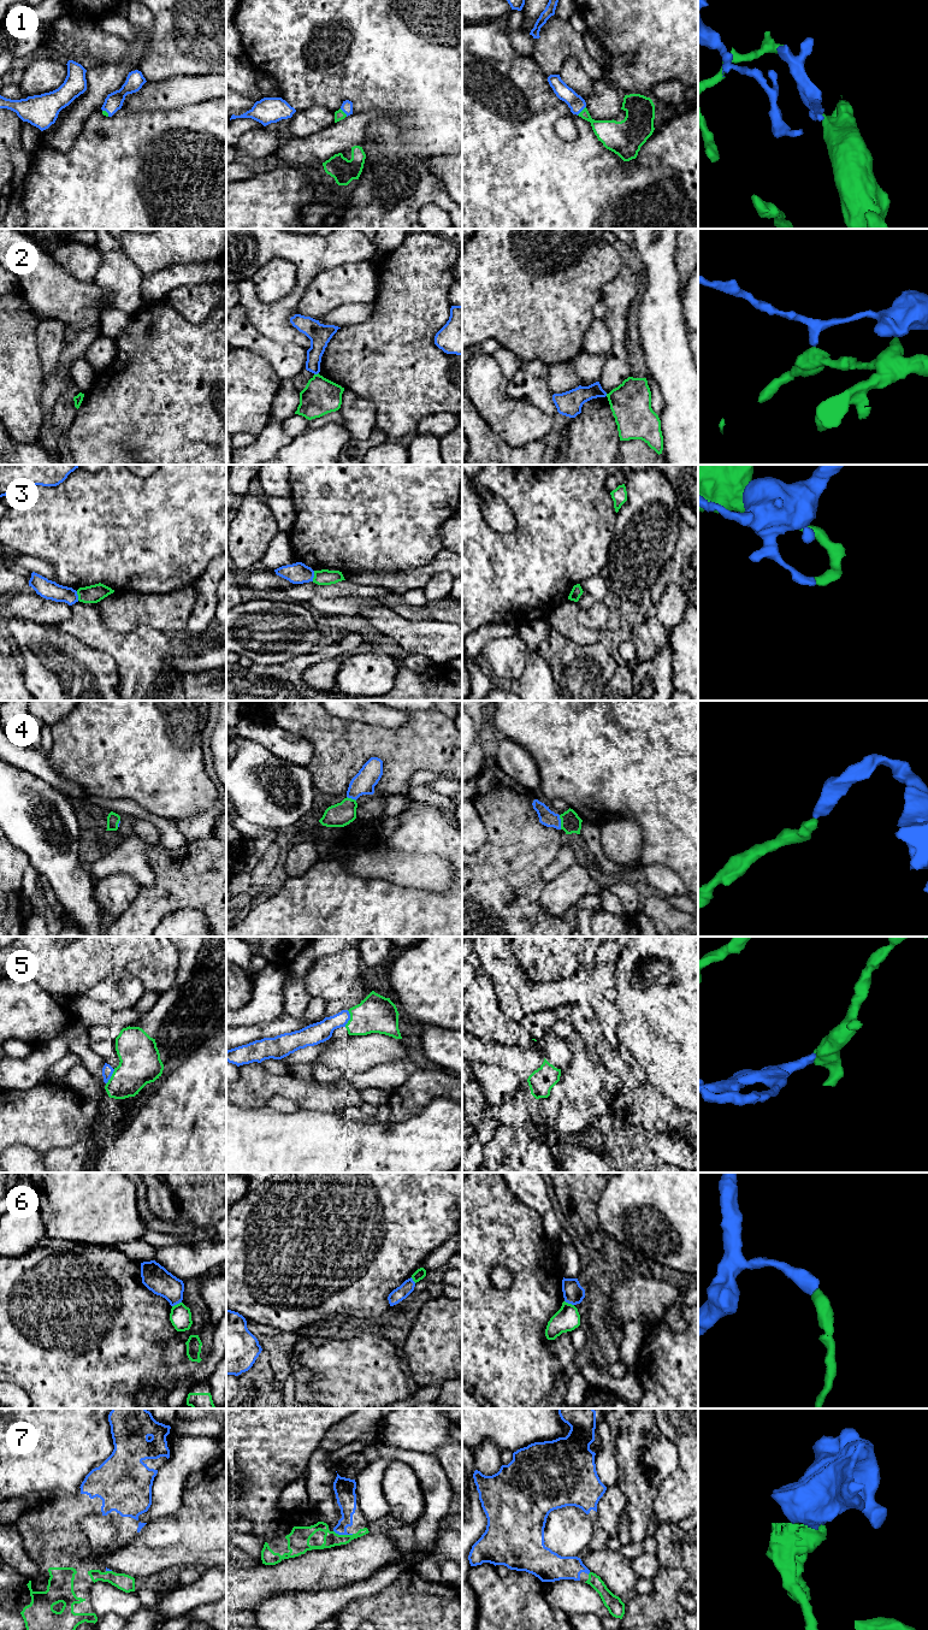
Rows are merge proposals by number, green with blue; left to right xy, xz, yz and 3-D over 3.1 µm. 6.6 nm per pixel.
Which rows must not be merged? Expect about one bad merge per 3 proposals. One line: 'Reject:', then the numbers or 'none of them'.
Reject: 2, 3, 6

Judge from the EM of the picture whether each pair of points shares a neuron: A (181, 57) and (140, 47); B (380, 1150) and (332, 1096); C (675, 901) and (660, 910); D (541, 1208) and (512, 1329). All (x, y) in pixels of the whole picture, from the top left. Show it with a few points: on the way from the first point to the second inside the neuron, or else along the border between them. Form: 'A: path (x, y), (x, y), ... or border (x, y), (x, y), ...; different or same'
A: border (153, 22), (149, 29), (149, 48), (137, 69); different
B: border (309, 1109), (319, 1111), (338, 1110); different
C: border (663, 896), (674, 908), (685, 913); different
D: border (518, 1197), (539, 1216), (545, 1234); different

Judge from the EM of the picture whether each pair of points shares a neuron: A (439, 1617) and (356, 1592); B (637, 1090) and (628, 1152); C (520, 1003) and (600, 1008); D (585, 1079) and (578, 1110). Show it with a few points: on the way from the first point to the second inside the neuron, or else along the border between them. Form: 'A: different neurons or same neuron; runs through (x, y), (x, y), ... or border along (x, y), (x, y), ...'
A: different neurons; border along (394, 1578), (373, 1594), (350, 1600), (344, 1606)
B: same neuron; runs through (637, 1105), (631, 1137)
C: same neuron; runs through (539, 994), (580, 994)
D: same neuron; runs through (579, 1086), (578, 1103)

